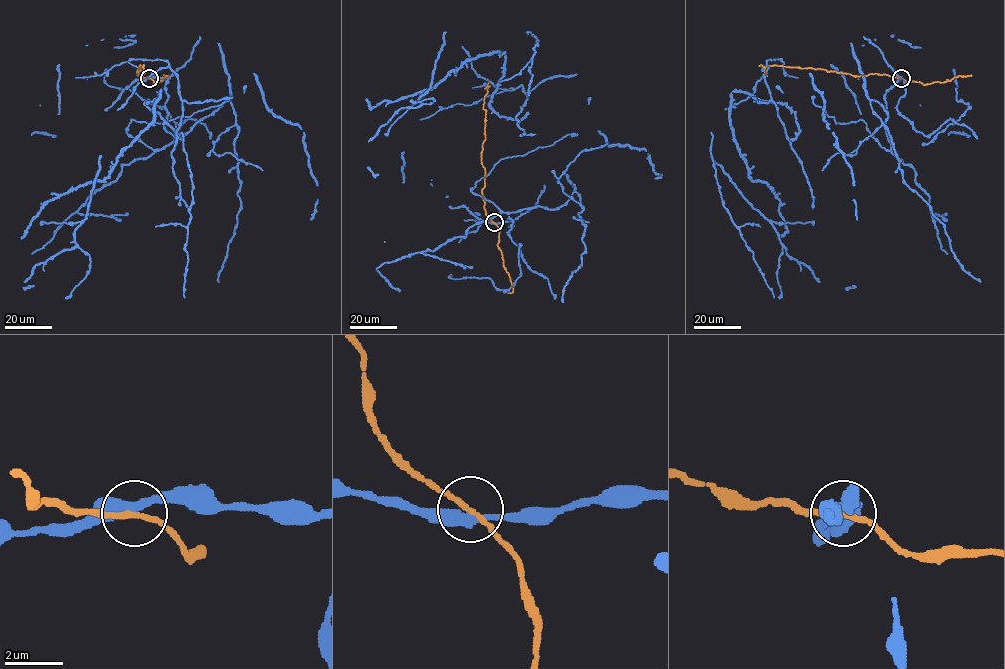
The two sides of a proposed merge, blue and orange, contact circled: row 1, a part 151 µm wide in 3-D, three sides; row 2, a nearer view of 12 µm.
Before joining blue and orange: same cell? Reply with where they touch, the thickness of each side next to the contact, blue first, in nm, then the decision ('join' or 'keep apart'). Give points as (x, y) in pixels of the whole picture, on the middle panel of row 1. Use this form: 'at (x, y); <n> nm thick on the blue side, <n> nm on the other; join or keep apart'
at (494, 222); 320 nm thick on the blue side, 170 nm on the other; keep apart

